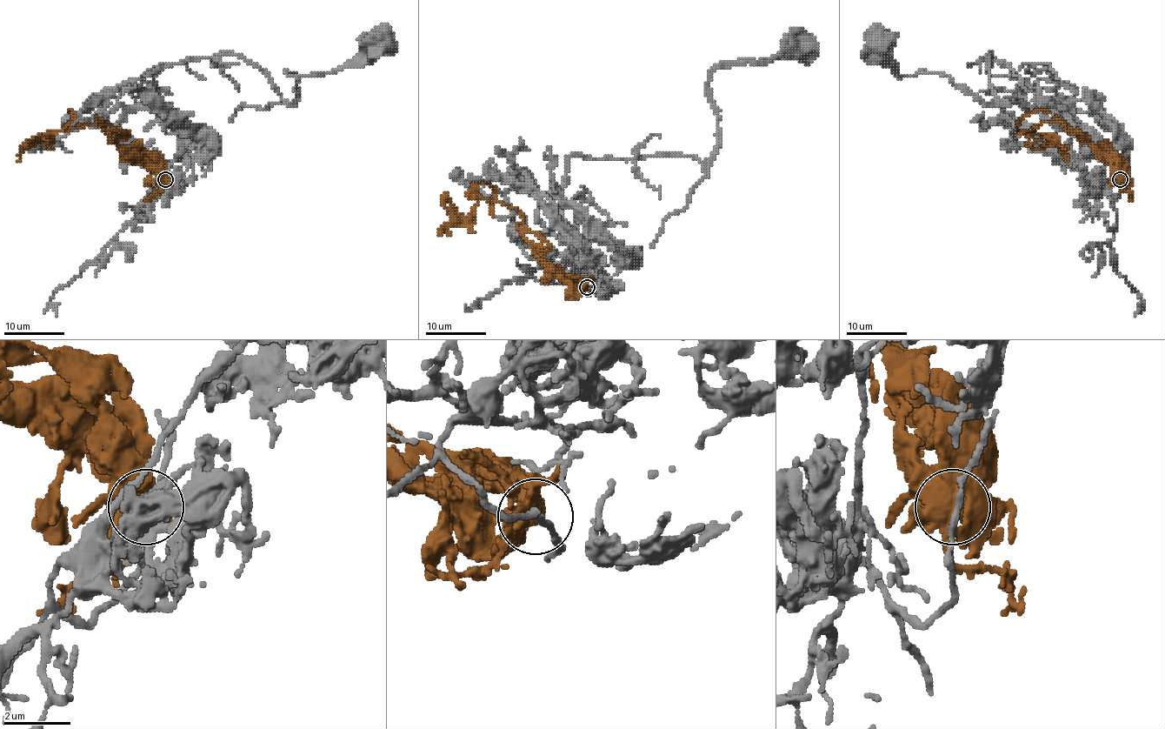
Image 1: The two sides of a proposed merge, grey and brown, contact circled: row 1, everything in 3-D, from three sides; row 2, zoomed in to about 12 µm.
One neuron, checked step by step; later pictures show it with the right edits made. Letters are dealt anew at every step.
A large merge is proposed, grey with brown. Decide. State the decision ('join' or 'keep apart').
join

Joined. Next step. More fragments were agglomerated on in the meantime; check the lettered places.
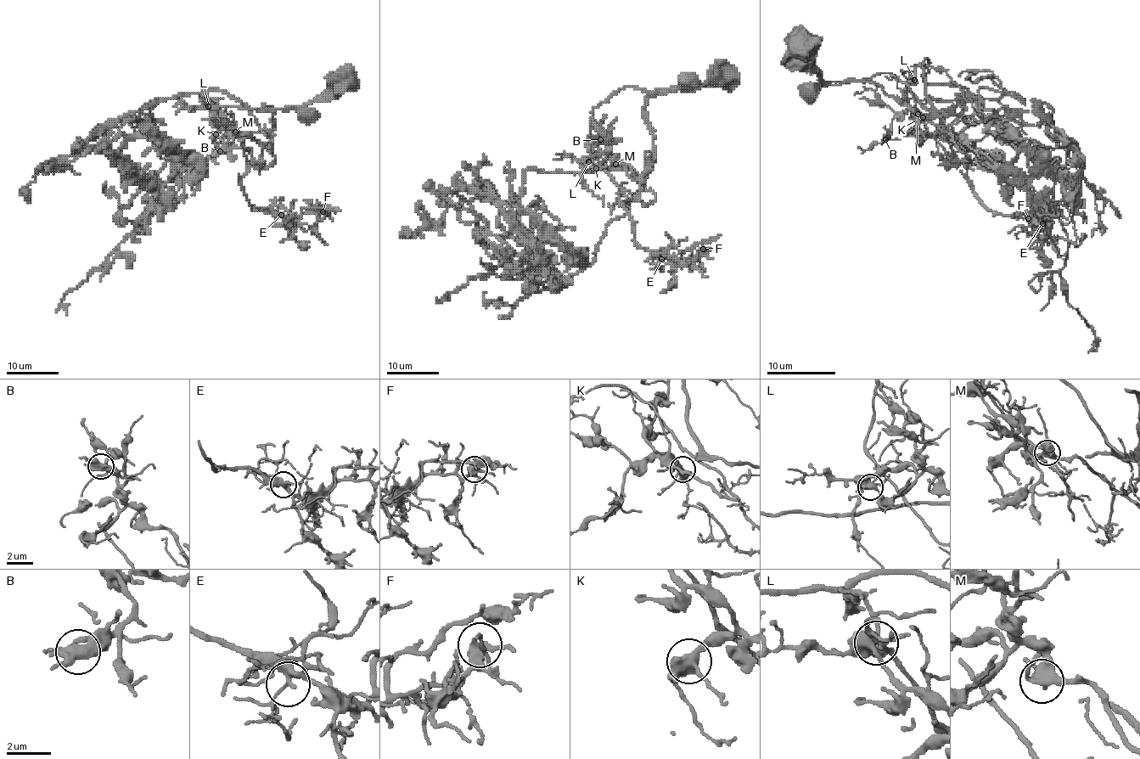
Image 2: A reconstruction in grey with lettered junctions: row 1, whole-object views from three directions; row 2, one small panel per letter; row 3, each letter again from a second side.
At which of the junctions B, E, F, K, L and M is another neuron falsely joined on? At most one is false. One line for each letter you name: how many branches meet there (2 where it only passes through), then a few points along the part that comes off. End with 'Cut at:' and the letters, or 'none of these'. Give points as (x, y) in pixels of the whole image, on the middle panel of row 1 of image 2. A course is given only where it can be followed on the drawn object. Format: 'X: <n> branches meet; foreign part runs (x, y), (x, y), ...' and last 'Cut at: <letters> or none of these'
L: 4 branches meet; foreign part runs (588, 161), (593, 157), (623, 188), (634, 241), (669, 261), (695, 257), (693, 266), (707, 276)
Cut at: L

